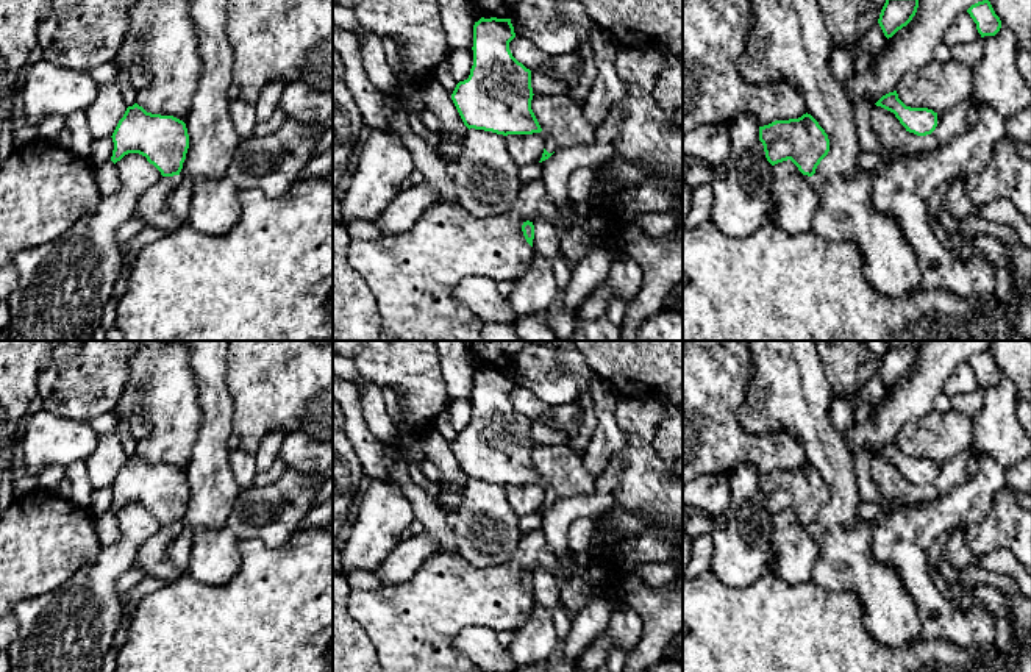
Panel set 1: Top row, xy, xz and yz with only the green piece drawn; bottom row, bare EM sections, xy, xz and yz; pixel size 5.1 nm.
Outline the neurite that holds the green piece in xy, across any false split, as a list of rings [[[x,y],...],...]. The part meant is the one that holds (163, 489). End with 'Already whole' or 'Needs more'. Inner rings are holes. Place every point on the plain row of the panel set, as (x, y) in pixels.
[[[137,453],[127,458],[111,488],[114,514],[128,503],[139,503],[162,527],[180,525],[189,499],[189,484],[183,470],[147,463]]]. Already whole

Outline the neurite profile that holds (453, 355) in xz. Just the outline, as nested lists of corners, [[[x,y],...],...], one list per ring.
[[[436,341],[439,364],[447,391],[453,400],[473,397],[473,375],[470,352],[464,341]]]

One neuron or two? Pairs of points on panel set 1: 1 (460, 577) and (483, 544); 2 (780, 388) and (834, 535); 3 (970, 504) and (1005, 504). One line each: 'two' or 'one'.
1: two
2: one
3: two

